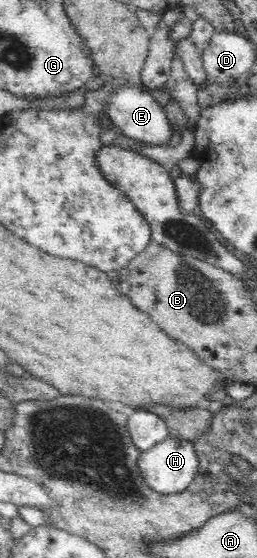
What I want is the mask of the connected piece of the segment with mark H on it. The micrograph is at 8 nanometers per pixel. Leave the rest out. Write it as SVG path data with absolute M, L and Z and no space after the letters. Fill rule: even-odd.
M170 437L154 445L152 449L143 451L137 464L141 477L150 489L162 495L170 495L170 493L182 493L192 483L197 475L199 459L192 441Z

